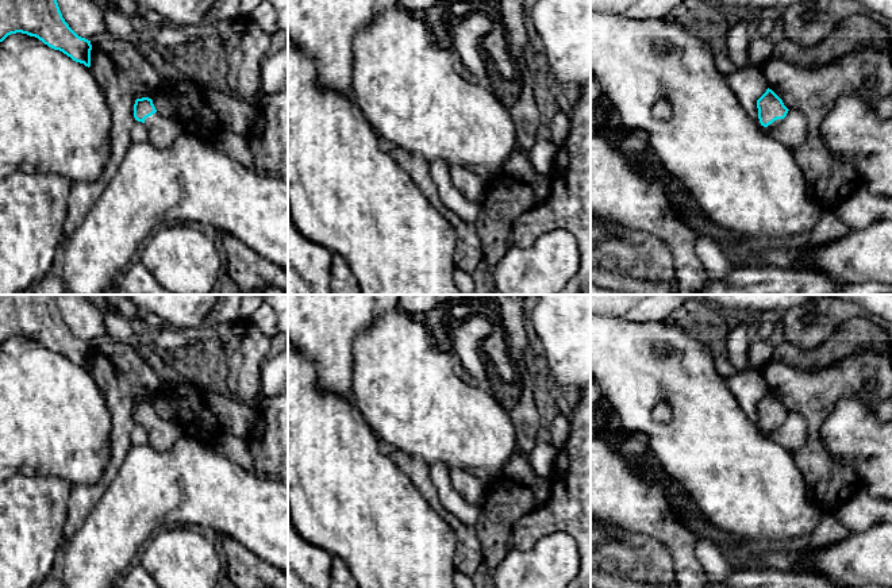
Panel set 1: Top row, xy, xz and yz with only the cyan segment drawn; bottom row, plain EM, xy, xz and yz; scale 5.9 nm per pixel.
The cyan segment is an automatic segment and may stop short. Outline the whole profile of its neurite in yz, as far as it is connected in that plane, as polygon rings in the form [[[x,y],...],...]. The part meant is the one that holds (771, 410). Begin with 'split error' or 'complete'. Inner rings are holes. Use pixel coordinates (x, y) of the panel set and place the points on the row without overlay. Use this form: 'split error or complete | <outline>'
split error | [[[772,393],[766,395],[757,403],[758,422],[761,428],[768,434],[778,430],[788,416],[788,411],[784,408],[783,403]]]

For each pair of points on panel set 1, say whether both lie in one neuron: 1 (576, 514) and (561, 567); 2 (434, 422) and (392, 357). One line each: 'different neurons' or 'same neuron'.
1: different neurons
2: same neuron

